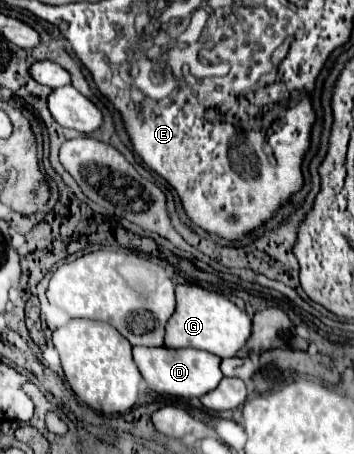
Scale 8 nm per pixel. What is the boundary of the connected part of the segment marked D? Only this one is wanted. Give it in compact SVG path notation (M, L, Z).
M134 347L134 363L138 365L144 381L156 393L166 393L174 397L202 397L216 389L224 377L220 371L220 357L200 351L200 349L168 349L168 347Z

